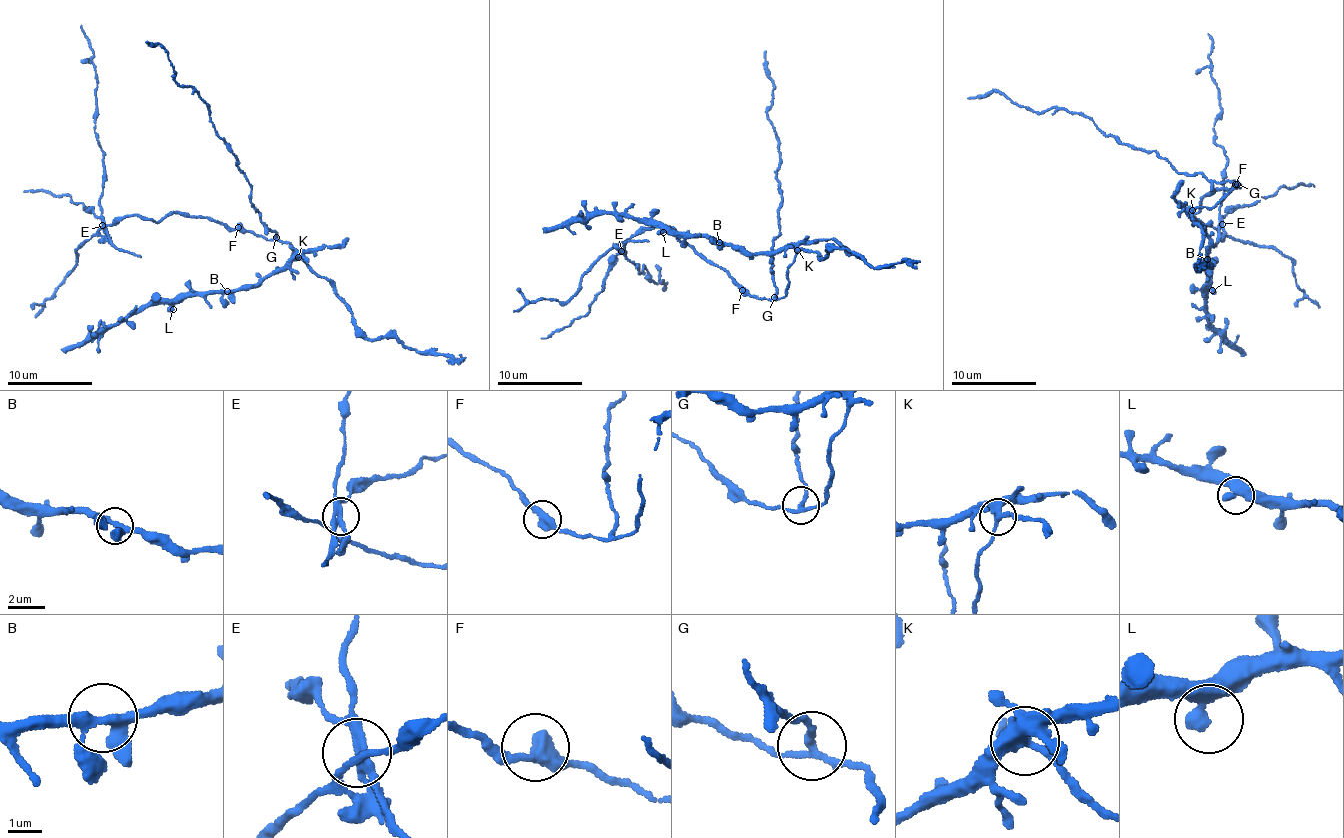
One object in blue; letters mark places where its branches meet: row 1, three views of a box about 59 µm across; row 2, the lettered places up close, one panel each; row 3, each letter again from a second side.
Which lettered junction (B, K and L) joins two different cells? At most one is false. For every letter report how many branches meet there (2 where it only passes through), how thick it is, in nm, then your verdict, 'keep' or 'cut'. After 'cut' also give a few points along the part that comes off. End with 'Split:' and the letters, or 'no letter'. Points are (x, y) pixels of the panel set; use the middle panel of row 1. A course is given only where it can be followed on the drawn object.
B: branches 4; calibre 300 nm; keep
K: branches 4; calibre 340 nm; cut; course (797, 250), (784, 296), (765, 299), (749, 295), (664, 225), (640, 229), (621, 249), (663, 288)
L: branches 2; calibre 400 nm; keep
Split: K

